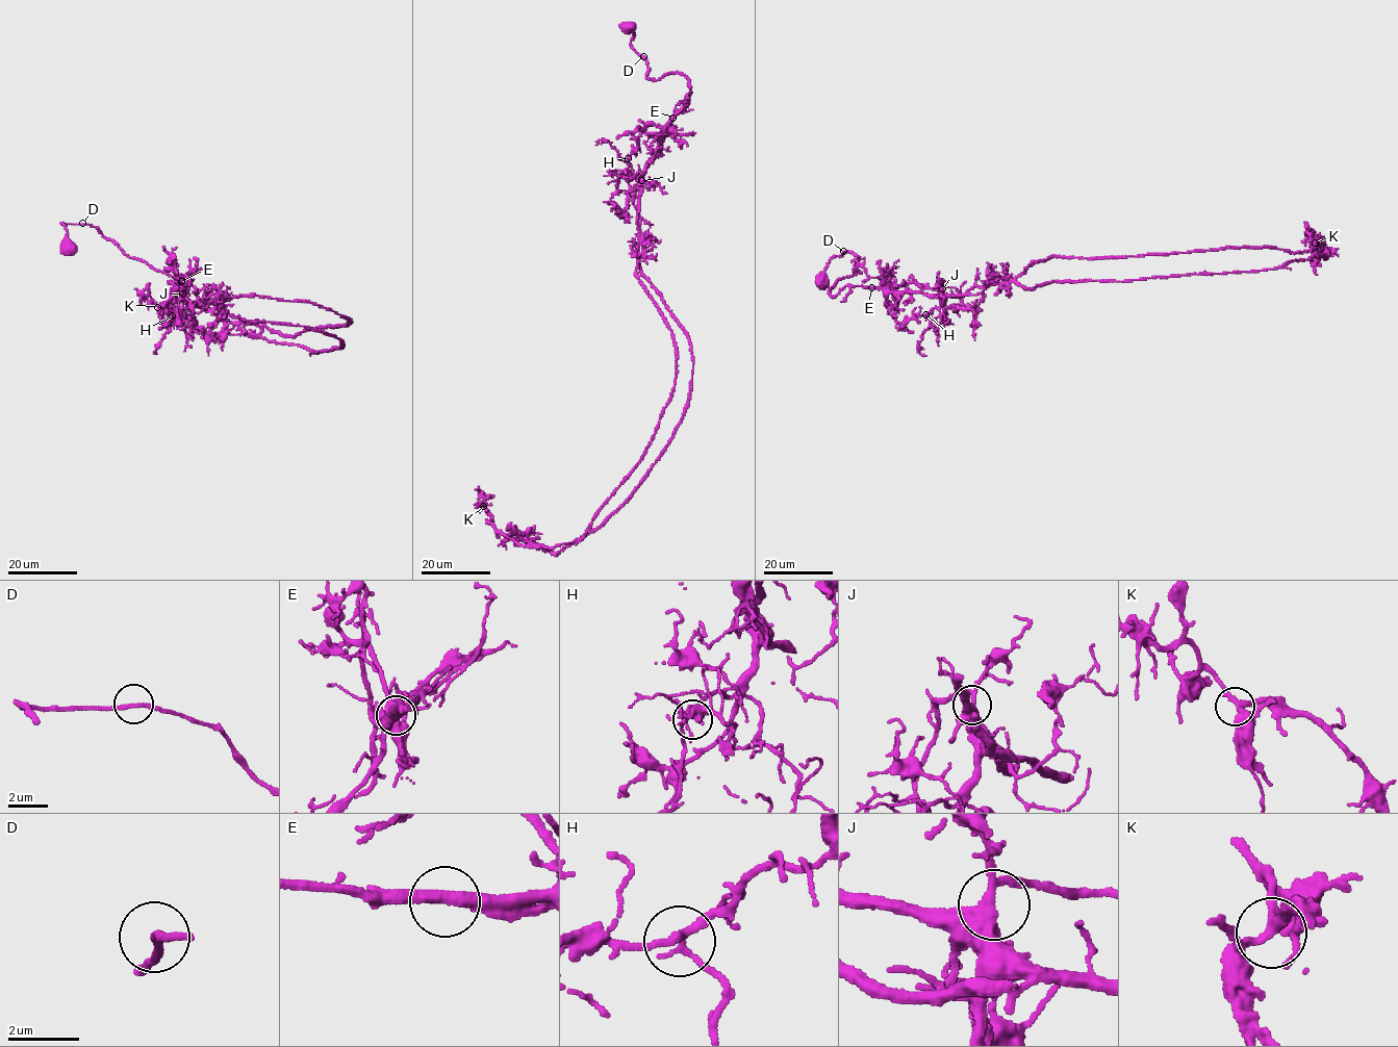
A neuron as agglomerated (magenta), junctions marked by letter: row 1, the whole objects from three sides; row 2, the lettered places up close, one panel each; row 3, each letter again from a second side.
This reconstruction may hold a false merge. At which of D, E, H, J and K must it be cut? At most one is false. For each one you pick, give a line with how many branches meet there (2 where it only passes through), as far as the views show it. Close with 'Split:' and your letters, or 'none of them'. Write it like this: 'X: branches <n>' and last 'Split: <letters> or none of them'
E: branches 2
Split: E

